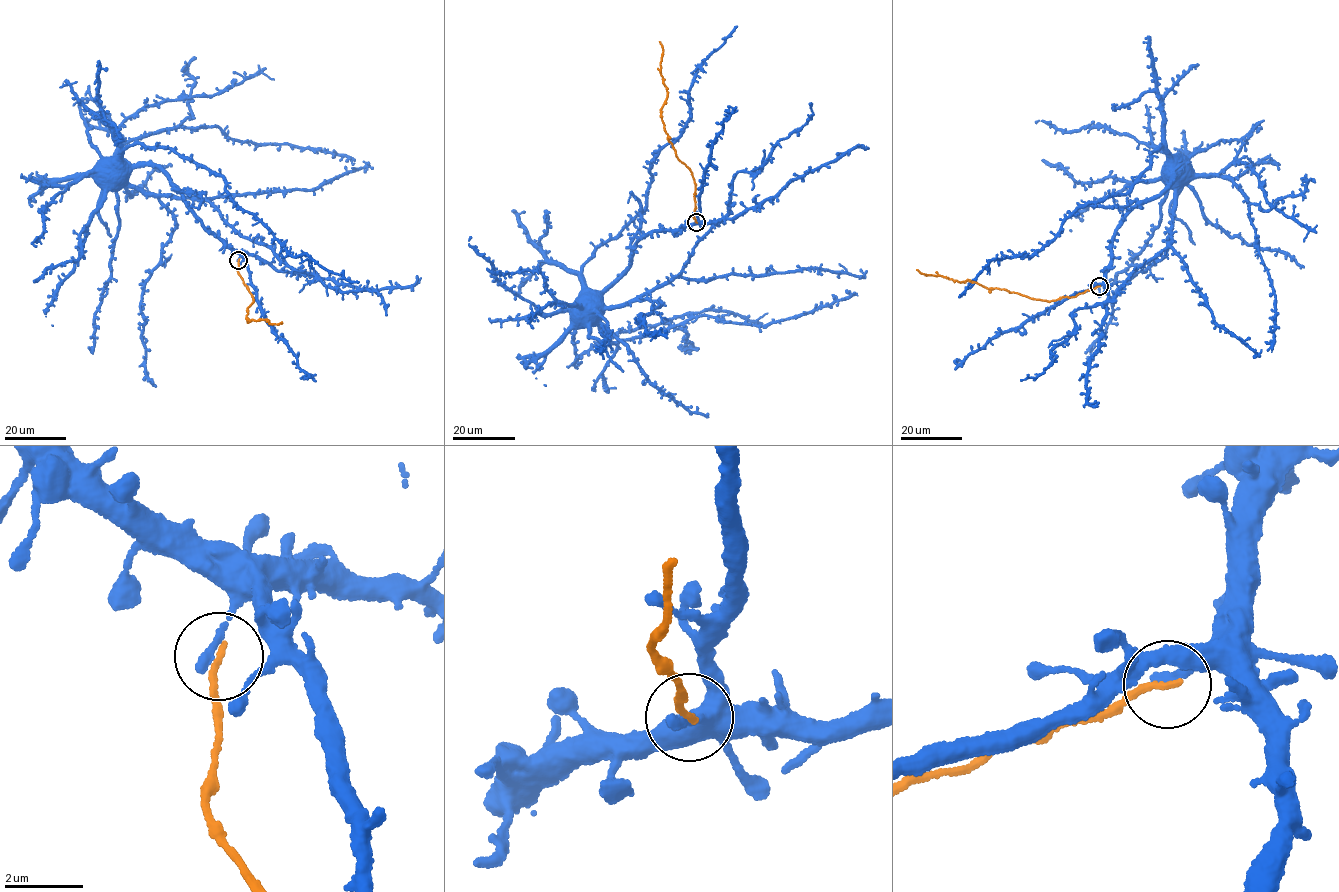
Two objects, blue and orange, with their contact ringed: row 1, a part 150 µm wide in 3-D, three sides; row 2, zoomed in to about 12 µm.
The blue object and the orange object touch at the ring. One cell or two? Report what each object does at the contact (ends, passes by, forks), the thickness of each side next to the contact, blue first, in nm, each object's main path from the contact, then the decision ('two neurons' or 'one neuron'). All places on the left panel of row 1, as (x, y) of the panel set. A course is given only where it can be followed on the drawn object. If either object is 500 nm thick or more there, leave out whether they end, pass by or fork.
blue ends | orange ends | 260/160 nm | blue via (238, 260), (239, 255), (197, 218), (162, 170), (130, 164), (100, 171) | orange via (239, 260), (238, 273), (254, 302), (246, 310), (248, 321), (266, 320), (272, 324), (281, 322) | two neurons

